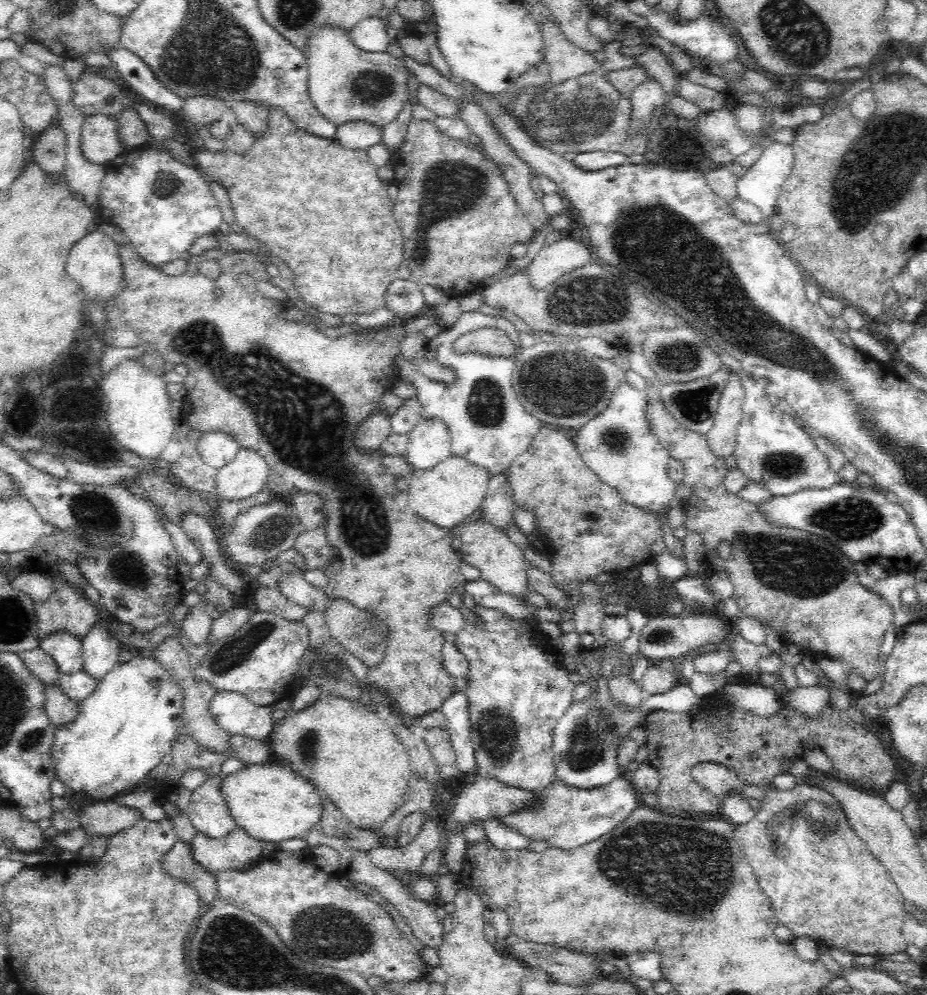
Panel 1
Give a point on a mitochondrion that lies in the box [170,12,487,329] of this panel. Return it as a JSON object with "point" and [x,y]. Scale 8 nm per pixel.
{"point":[372,86]}

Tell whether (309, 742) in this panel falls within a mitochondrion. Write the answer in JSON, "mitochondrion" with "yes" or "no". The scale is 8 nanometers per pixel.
{"mitochondrion":"yes"}

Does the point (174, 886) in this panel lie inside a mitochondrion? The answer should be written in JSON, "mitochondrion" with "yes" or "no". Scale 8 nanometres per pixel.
{"mitochondrion":"no"}

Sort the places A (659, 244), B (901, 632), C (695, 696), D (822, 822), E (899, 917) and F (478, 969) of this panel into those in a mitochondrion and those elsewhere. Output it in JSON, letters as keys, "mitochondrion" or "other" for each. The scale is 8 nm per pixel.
{"A":"mitochondrion","B":"other","C":"other","D":"mitochondrion","E":"other","F":"other"}

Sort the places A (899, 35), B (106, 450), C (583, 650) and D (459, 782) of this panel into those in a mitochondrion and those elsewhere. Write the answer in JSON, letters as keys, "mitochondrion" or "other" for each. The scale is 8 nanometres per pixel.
{"A":"other","B":"other","C":"other","D":"other"}

